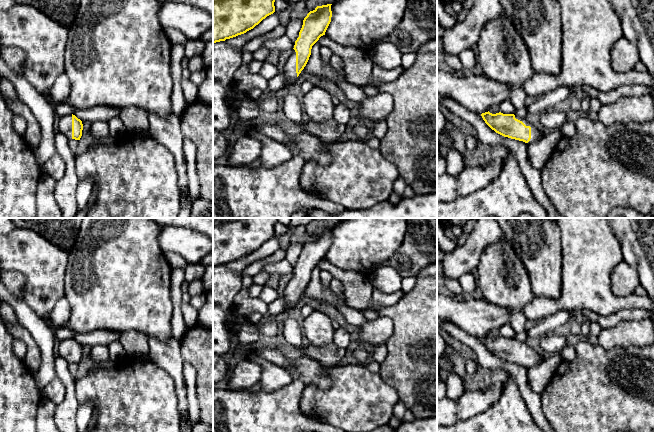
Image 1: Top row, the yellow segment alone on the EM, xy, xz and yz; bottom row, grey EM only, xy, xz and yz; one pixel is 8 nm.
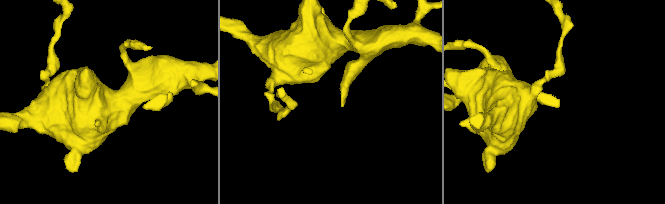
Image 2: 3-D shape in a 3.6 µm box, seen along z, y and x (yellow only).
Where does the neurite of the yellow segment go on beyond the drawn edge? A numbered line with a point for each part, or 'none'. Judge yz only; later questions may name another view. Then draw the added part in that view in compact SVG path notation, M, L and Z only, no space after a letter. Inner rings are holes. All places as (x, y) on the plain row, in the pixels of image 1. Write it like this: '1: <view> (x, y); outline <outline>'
1: yz (535, 358); outline M515 340L516 343L522 345L526 350L530 350L531 351L531 363L527 368L536 366L538 364L540 364L545 358L545 357L541 357L537 352L535 352L531 346L525 344L524 342L519 342L517 340Z

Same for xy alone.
1: xy (65, 347); outline M72 338L60 341L59 356L65 359L69 364L72 363Z

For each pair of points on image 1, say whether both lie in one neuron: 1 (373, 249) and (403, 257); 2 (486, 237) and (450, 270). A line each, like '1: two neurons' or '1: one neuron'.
1: two neurons
2: one neuron

